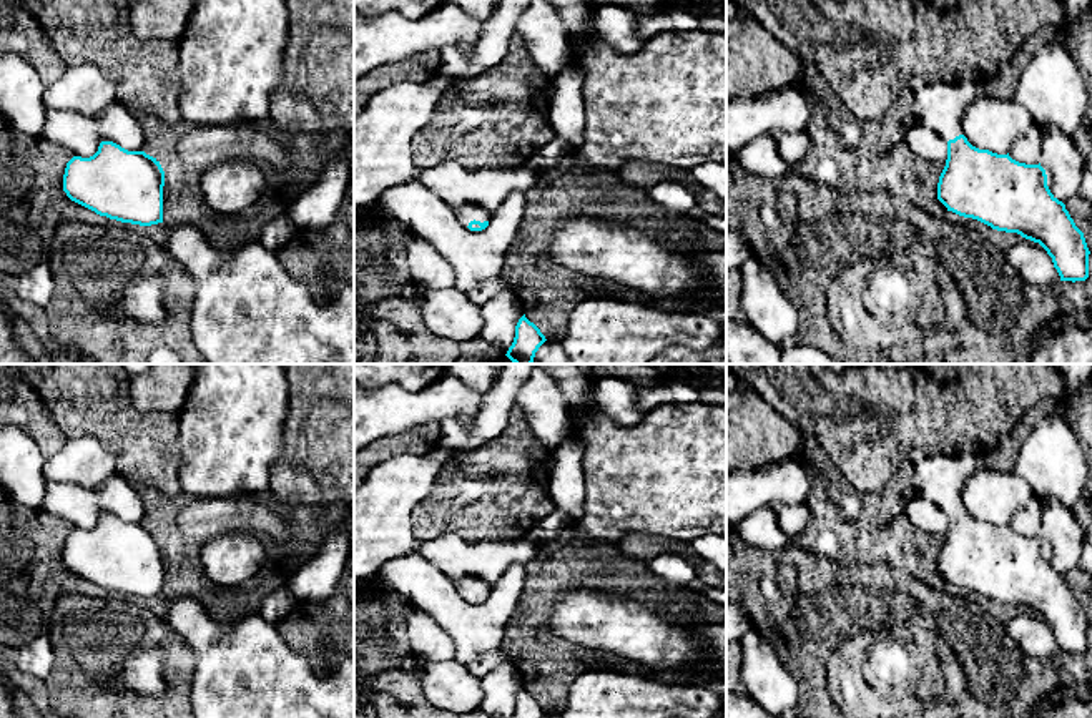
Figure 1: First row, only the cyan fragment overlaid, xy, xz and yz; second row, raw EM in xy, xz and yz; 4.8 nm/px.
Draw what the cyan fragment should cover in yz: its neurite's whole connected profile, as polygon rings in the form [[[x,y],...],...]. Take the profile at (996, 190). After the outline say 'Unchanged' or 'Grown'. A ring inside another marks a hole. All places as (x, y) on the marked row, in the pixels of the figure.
[[[971,78],[914,85],[911,113],[916,123],[947,141],[937,199],[959,216],[1039,243],[1052,258],[1060,281],[1085,281],[1090,251],[1084,233],[1050,193],[1040,163],[1026,165],[1009,153],[979,150],[962,135],[961,116],[981,93],[982,83]]]. Grown

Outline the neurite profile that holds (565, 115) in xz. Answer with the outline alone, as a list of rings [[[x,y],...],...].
[[[572,60],[558,75],[552,78],[548,111],[544,118],[555,136],[565,140],[572,150],[583,141],[585,105],[582,100],[582,68]]]

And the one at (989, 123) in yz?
[[[981,96],[961,116],[961,130],[967,141],[997,155],[1007,155],[1031,126],[1031,116],[1014,100]]]

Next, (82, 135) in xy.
[[[116,100],[98,116],[47,110],[40,138],[70,150],[73,156],[90,158],[101,141],[113,141],[128,151],[145,151],[151,131],[145,118]]]

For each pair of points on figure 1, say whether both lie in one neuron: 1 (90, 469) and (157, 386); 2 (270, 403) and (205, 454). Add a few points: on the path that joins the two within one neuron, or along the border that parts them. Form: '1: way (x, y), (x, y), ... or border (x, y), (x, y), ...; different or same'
1: border (67, 439), (93, 437), (115, 461), (118, 471); different
2: way (253, 406), (221, 437); same

